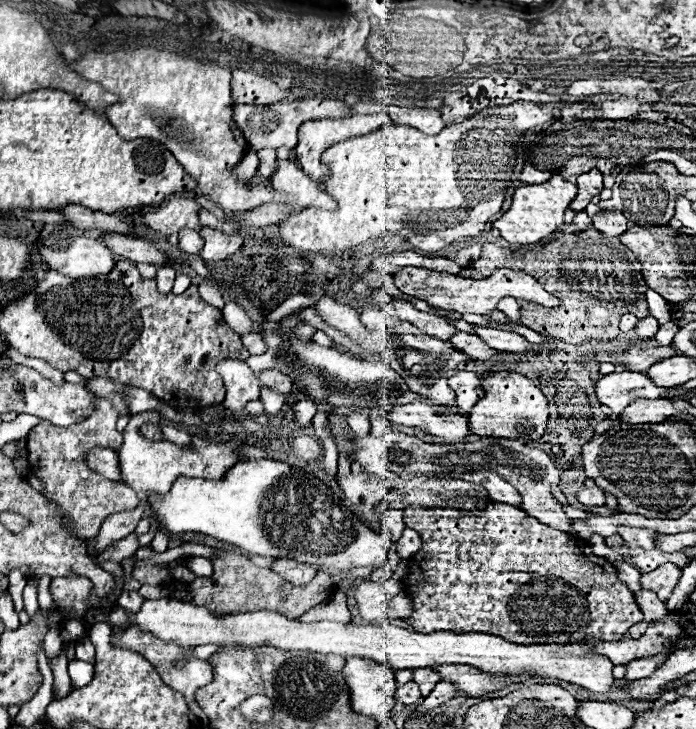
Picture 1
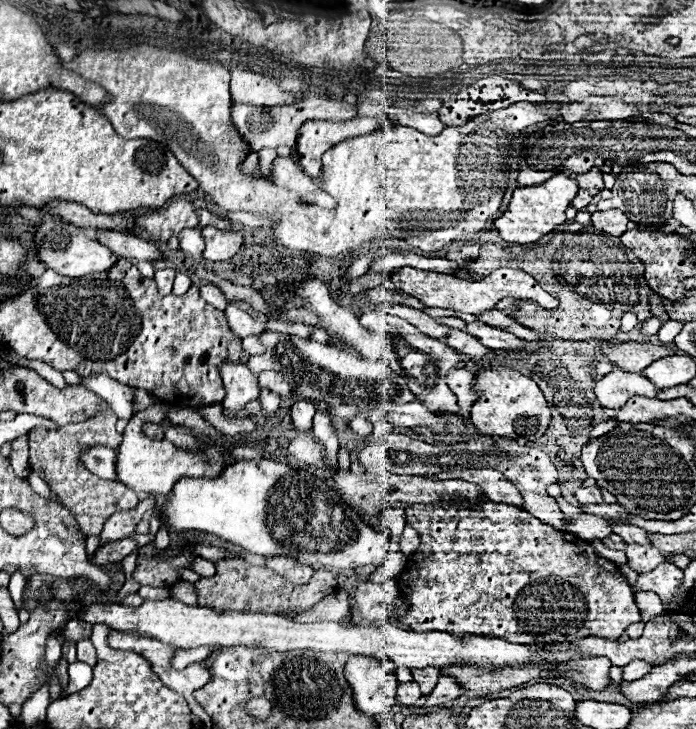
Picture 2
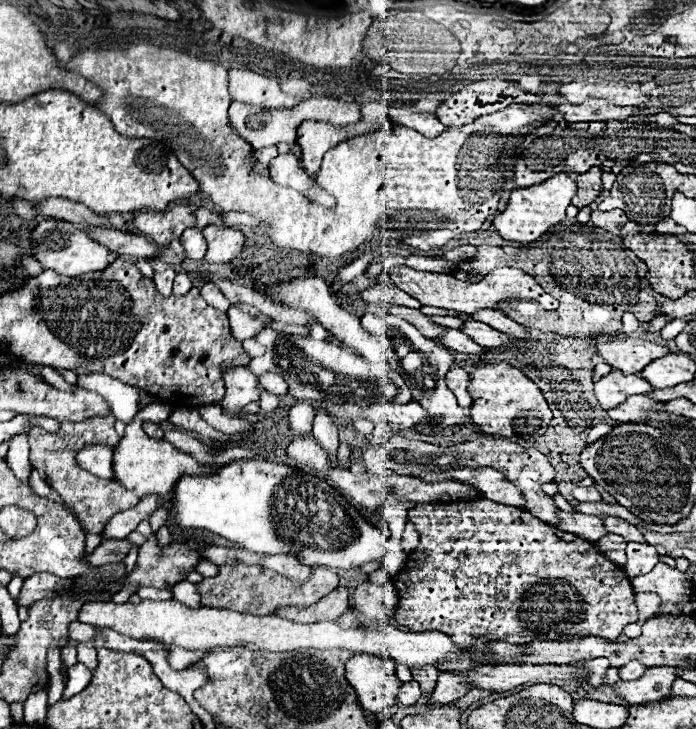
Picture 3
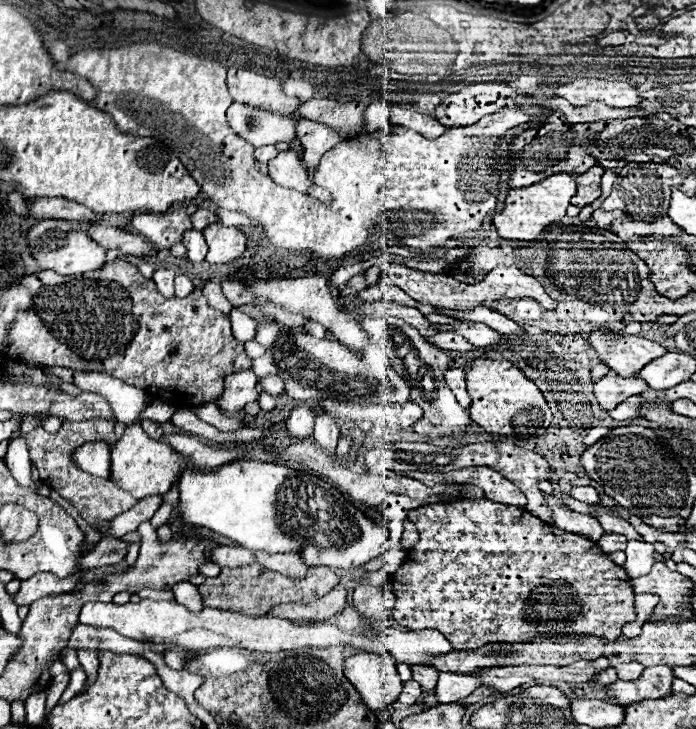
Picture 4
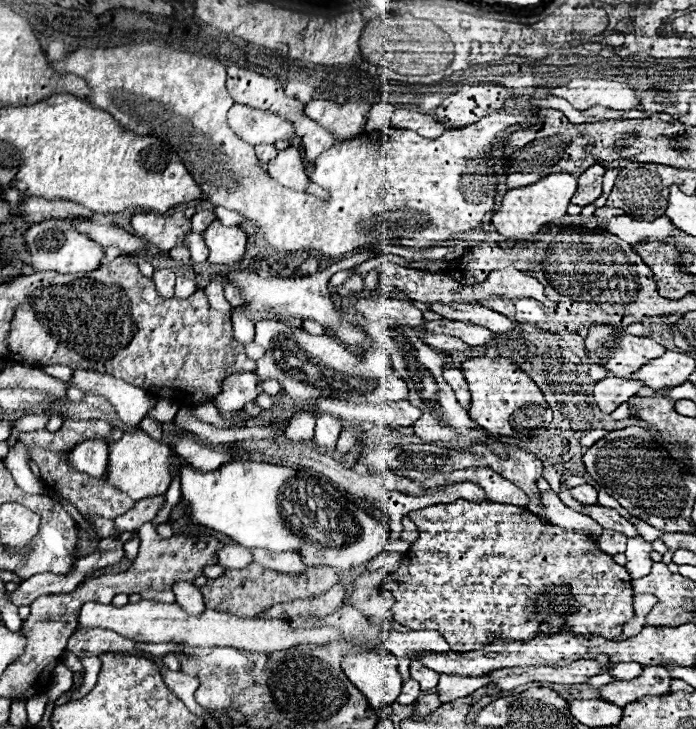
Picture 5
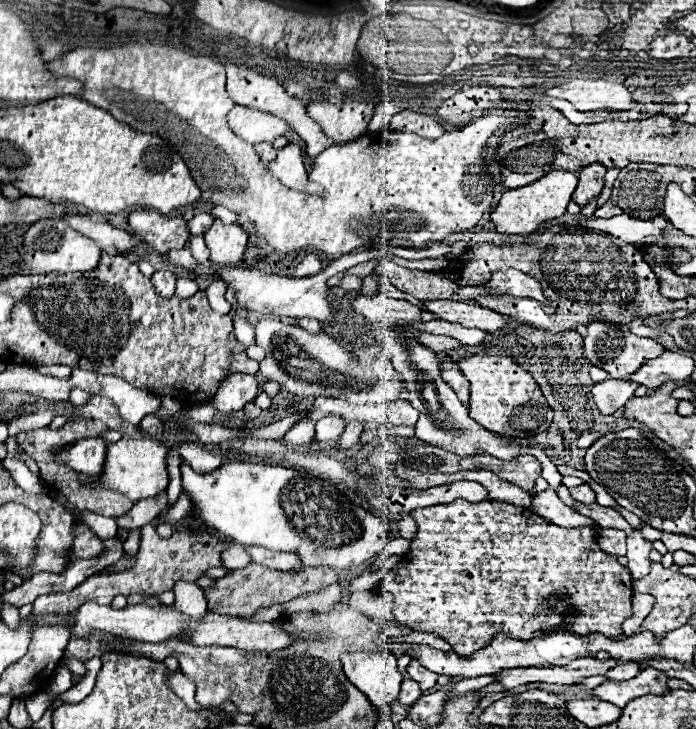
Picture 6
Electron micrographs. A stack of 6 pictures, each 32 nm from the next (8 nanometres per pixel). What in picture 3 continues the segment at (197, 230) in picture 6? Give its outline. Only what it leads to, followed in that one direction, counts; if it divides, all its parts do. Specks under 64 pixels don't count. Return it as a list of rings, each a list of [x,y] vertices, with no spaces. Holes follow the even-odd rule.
[[[198,208],[198,210],[194,212],[194,216],[196,216],[196,228],[198,228],[198,230],[202,230],[202,228],[204,228],[204,226],[208,226],[208,224],[224,226],[222,218],[220,218],[218,214],[214,214],[214,212],[210,212],[210,210],[206,210],[206,208]]]

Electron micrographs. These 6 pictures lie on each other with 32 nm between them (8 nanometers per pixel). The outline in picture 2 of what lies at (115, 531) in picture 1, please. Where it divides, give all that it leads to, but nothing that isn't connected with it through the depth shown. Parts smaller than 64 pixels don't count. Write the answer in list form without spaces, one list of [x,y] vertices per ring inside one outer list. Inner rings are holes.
[[[148,496],[144,500],[140,500],[140,504],[132,510],[126,510],[126,512],[116,512],[112,514],[106,524],[104,524],[104,530],[100,534],[100,546],[110,542],[110,540],[122,540],[122,538],[128,538],[138,522],[148,516],[152,510],[154,510],[154,504],[156,504],[156,498],[154,496]]]

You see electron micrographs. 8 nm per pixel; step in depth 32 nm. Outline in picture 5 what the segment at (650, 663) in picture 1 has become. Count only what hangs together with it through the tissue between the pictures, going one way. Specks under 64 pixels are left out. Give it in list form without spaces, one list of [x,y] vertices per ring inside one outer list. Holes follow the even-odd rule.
[[[630,662],[630,664],[616,664],[616,666],[610,670],[610,674],[612,674],[616,680],[630,680],[630,678],[638,676],[638,672],[642,672],[642,666],[640,666],[640,664],[634,664],[634,662]]]

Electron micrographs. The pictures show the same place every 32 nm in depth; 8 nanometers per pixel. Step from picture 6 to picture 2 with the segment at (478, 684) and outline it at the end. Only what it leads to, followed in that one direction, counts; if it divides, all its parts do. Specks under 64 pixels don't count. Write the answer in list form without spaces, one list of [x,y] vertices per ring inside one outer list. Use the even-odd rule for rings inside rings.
[[[440,674],[438,684],[436,684],[436,688],[432,690],[432,694],[426,698],[426,704],[424,704],[424,706],[426,706],[426,708],[444,706],[446,702],[460,698],[464,692],[466,692],[466,690],[458,684],[458,680],[456,680],[456,678],[446,676],[446,674]]]

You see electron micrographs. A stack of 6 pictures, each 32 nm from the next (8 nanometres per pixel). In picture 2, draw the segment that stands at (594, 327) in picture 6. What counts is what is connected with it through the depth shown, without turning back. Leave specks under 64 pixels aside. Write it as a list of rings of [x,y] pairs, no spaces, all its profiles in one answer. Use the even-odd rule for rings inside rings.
[[[610,342],[608,346],[602,346],[602,354],[608,358],[610,364],[622,368],[624,372],[642,372],[646,366],[650,366],[654,360],[674,354],[666,346],[654,346],[650,342]]]

